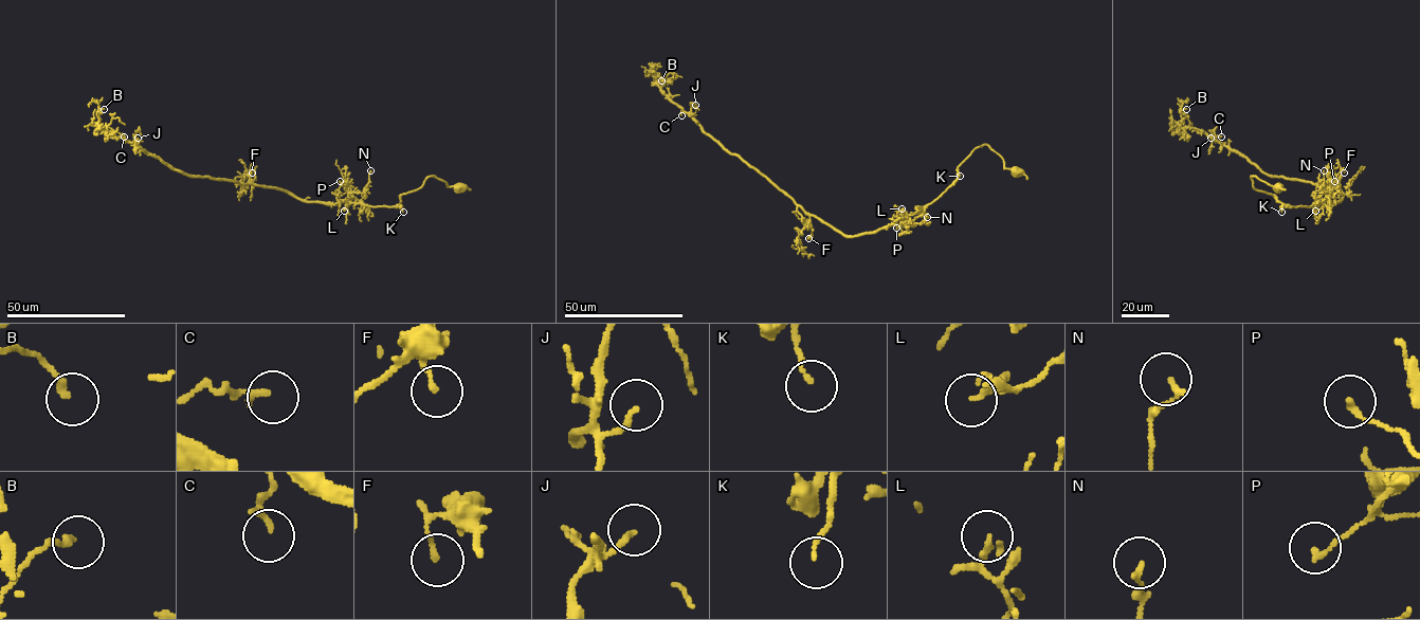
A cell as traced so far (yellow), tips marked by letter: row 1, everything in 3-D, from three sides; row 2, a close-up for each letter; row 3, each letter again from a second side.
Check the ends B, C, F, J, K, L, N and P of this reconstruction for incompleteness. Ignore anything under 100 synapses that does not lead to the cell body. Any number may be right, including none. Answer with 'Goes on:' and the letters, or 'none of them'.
Goes on: none of them

